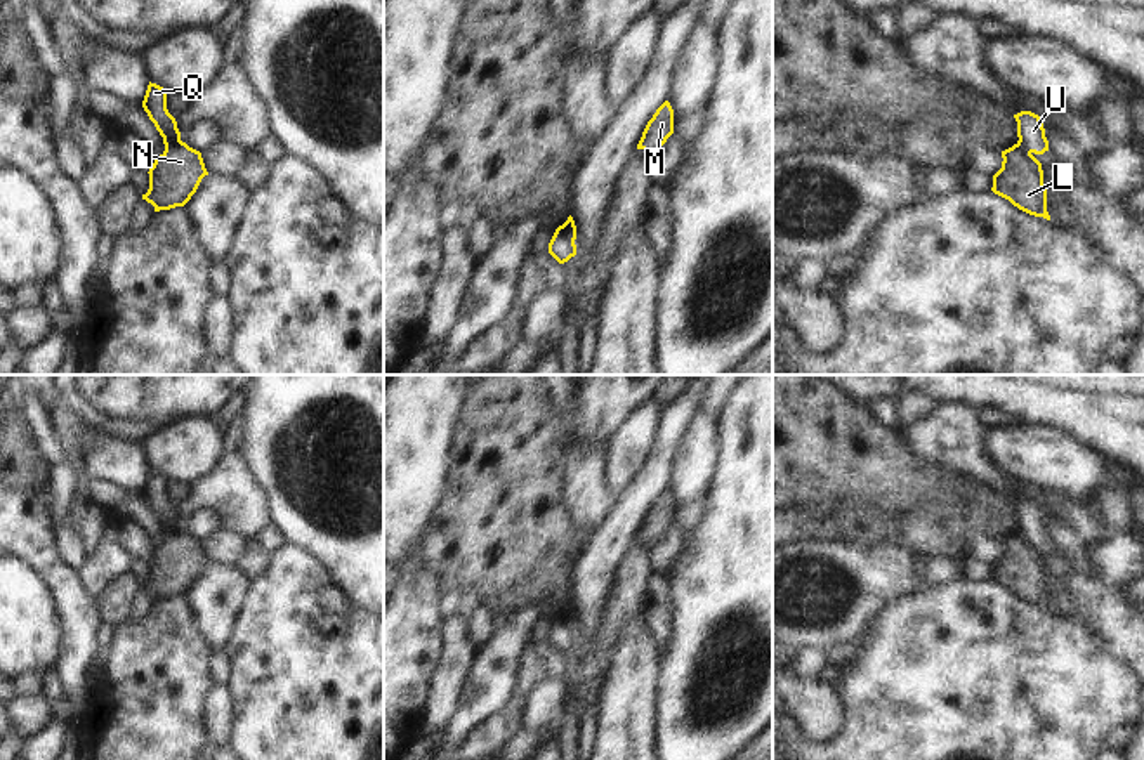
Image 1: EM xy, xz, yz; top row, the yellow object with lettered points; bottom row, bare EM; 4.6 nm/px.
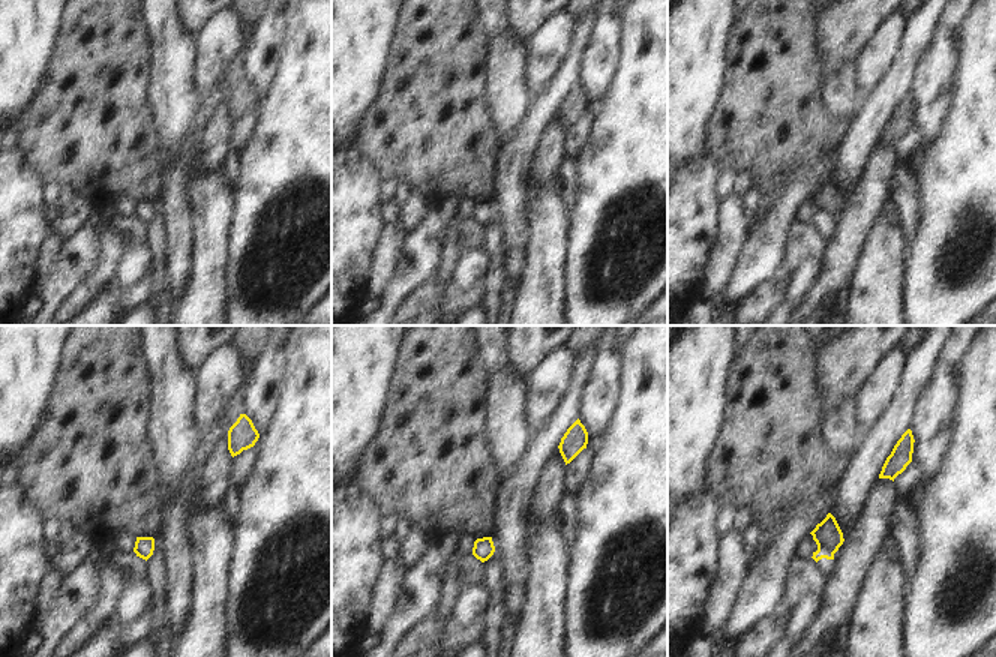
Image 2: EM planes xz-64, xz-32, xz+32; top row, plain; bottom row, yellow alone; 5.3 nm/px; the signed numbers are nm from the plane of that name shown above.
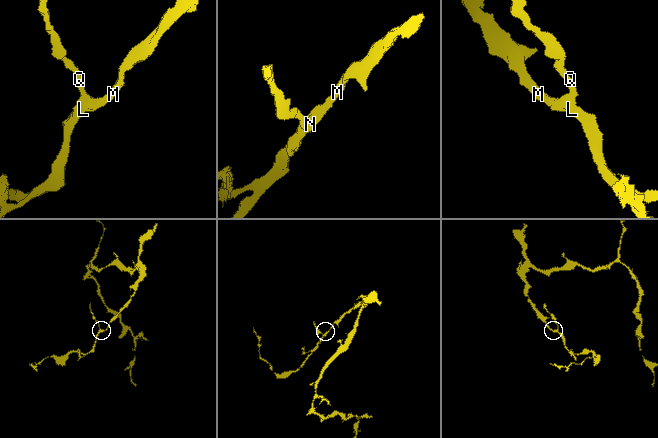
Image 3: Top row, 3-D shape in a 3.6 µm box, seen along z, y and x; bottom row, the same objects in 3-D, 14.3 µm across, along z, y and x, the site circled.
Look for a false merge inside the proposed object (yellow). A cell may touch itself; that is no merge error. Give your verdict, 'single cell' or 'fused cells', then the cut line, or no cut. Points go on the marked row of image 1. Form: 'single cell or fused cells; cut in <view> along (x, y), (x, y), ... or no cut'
fused cells; cut in xz along (556, 231), (573, 243)

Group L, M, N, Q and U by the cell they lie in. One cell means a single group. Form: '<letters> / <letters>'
L M N / Q U

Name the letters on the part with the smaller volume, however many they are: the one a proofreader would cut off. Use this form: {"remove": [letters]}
{"remove": ["Q", "U"]}

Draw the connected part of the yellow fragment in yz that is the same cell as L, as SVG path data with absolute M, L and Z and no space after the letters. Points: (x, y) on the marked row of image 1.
M1019 144L1002 151L1002 158L991 191L1019 210L1050 220L1042 163Z

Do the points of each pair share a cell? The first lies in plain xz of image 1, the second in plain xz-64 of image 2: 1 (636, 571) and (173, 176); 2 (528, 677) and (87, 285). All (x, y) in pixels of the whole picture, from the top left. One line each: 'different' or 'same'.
1: different
2: same

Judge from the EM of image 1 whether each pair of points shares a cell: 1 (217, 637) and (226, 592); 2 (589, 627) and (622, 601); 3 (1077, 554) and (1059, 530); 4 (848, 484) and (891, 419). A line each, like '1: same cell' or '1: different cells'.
1: same cell
2: different cells
3: same cell
4: different cells

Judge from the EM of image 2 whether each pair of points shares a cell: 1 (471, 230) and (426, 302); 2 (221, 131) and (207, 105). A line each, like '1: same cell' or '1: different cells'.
1: same cell
2: different cells

